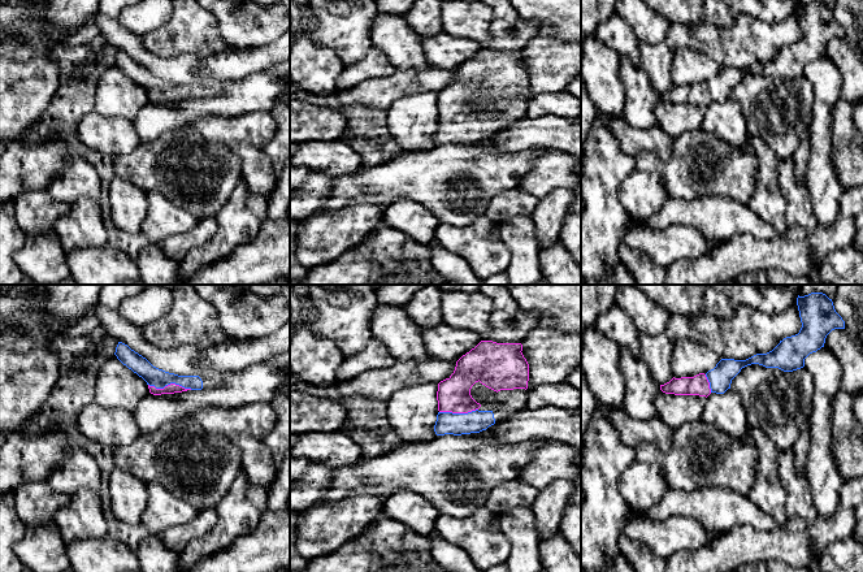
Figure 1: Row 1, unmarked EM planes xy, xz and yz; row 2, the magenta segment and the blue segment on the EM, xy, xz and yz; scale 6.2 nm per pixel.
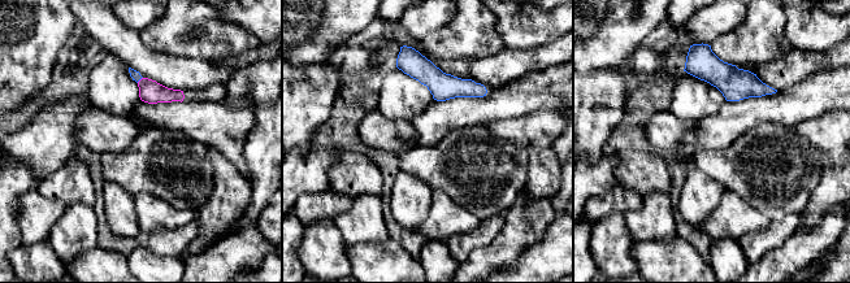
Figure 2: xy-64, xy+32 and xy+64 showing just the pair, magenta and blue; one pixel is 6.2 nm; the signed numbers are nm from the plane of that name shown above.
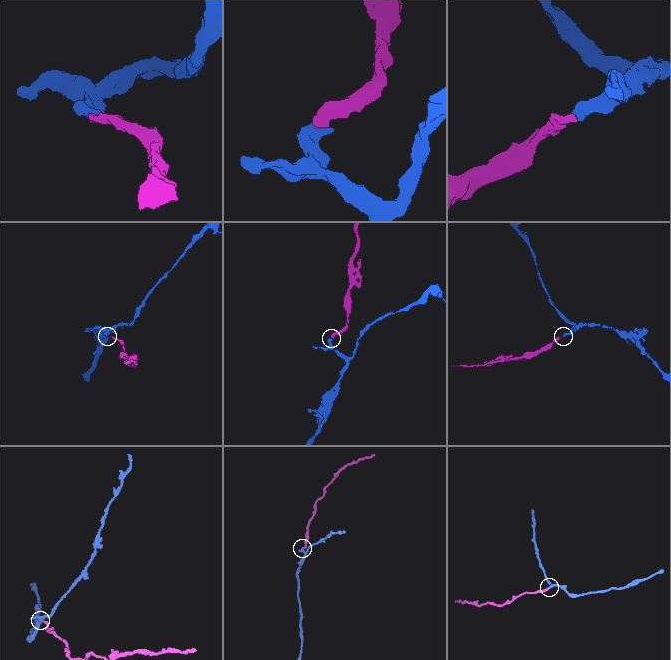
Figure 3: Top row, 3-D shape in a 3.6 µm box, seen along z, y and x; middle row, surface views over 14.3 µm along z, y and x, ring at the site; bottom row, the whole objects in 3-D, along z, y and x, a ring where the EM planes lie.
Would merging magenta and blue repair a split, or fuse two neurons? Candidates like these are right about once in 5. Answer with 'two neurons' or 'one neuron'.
one neuron

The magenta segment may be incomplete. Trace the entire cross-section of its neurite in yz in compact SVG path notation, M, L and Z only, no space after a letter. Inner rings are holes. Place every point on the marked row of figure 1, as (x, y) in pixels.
M811 292L797 298L797 306L802 328L798 334L786 337L769 352L756 354L746 360L721 359L716 367L706 374L699 373L694 377L672 378L669 382L660 385L660 390L665 394L675 395L699 395L708 396L711 393L724 394L730 389L732 380L741 372L742 368L759 364L766 368L779 368L784 372L793 372L805 367L805 359L824 347L827 335L834 329L845 329L845 321L836 312L832 299L823 292Z

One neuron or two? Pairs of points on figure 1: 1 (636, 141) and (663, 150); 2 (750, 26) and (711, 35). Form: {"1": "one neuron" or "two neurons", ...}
{"1": "one neuron", "2": "one neuron"}

